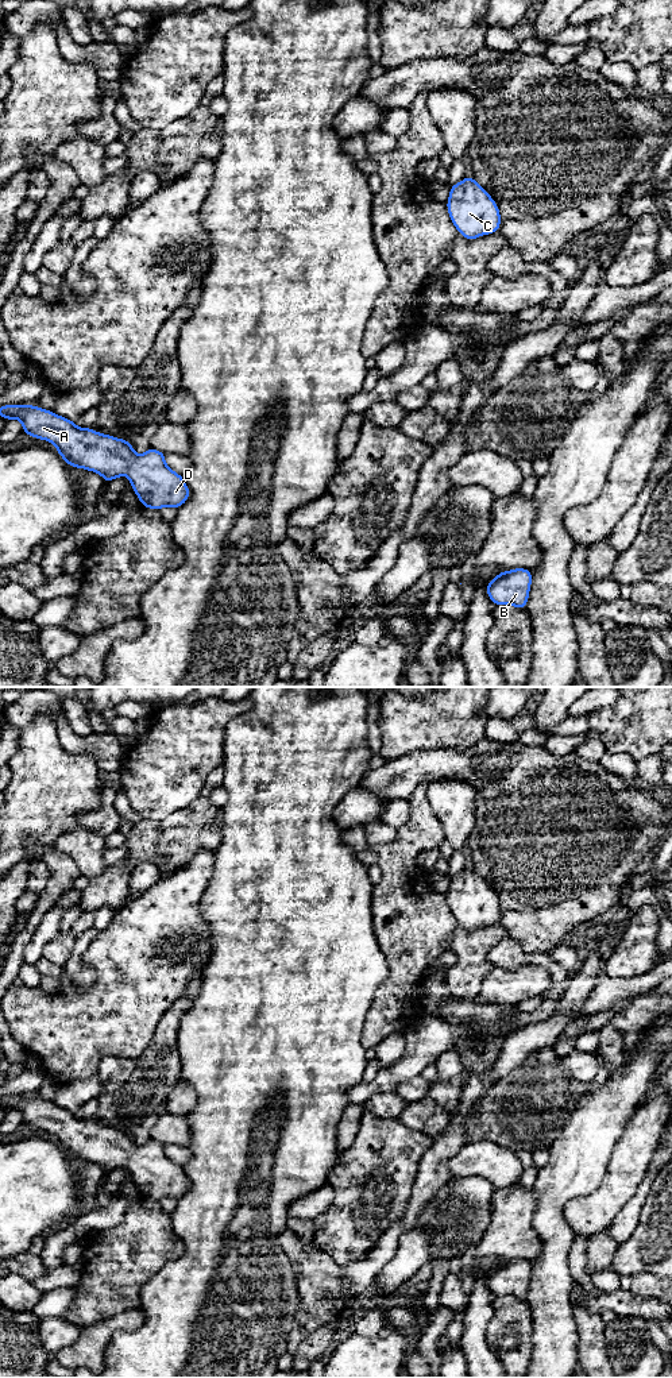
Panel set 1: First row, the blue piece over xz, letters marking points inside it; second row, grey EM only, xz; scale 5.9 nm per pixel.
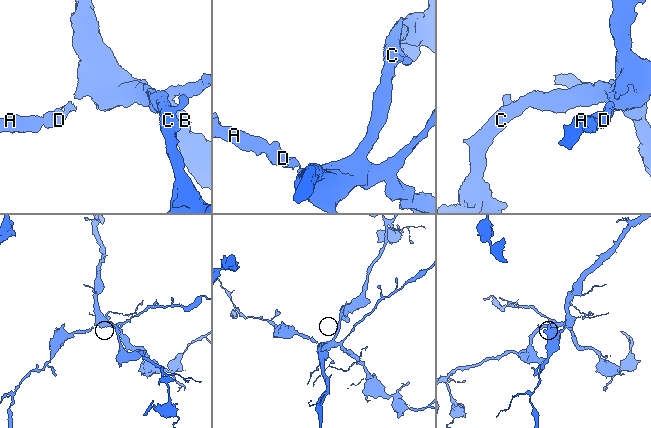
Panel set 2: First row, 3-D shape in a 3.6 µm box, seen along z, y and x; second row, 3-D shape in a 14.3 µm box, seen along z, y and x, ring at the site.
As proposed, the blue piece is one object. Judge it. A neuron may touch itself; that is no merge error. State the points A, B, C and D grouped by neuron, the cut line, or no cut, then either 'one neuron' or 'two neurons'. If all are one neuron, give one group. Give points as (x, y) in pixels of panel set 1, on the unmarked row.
A B C D | no cut | one neuron

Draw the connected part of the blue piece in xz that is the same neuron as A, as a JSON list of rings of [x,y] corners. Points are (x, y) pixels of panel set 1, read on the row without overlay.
[[[3,1096],[0,1107],[7,1112],[18,1109],[24,1124],[53,1134],[70,1158],[97,1163],[105,1176],[127,1166],[142,1197],[178,1200],[190,1186],[182,1166],[167,1158],[162,1142],[148,1139],[136,1146],[128,1131],[78,1119],[76,1113],[39,1097]]]

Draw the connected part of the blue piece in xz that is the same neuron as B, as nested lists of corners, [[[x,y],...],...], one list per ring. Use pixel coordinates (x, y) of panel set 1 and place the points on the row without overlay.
[[[514,1259],[498,1265],[486,1277],[486,1284],[494,1297],[510,1296],[525,1300],[532,1275],[532,1262],[525,1259]]]

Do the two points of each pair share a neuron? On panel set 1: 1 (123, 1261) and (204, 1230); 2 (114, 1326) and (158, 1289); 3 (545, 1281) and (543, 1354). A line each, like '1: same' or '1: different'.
1: different
2: different
3: same

